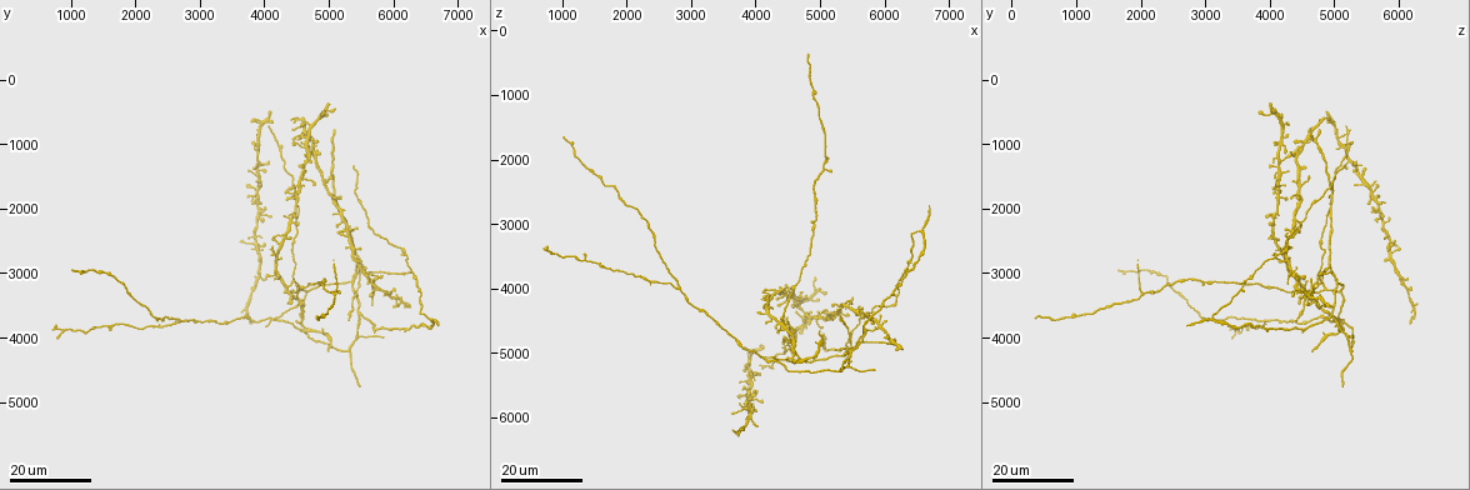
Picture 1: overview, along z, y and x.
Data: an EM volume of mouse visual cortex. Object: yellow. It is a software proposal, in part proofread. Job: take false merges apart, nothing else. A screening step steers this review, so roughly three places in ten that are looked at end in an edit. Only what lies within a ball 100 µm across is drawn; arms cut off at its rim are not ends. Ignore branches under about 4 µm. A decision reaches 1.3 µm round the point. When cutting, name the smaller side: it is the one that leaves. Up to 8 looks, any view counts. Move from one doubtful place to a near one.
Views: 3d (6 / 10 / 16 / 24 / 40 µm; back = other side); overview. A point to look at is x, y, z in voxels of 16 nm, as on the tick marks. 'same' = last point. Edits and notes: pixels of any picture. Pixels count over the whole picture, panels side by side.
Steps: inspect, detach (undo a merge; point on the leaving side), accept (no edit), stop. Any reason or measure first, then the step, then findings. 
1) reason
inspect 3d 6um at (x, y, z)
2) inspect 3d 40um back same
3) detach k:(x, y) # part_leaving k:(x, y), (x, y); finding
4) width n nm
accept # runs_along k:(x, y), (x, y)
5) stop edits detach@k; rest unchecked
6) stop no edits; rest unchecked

three arms meet
inspect 3d 16um at (5500, 3600, 5000)

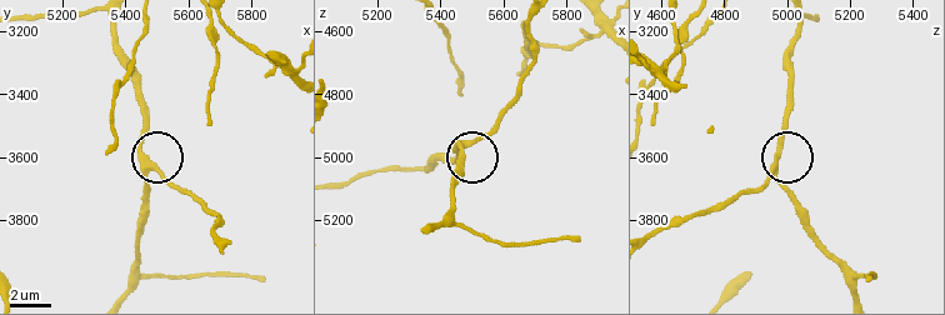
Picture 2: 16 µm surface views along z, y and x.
inspect 3d 6um at (5490, 3640, 4950)

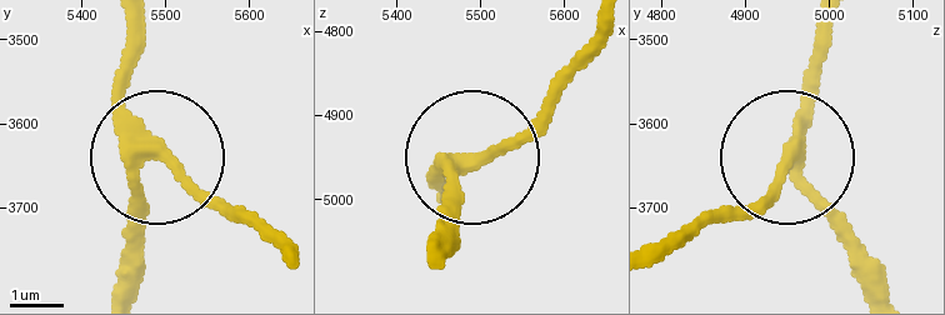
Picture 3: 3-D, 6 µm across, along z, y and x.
width 270 nm
accept # runs_along 3:(819, 21), (796, 169), (876, 259); one cell here

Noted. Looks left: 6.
four-way junction
inspect 3d 16um at (5900, 3300, 4600)

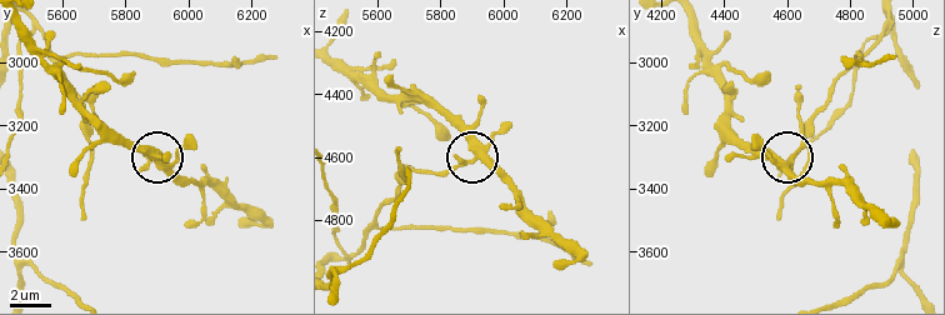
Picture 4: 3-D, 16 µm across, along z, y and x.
closer look
inspect 3d 6um at (5940, 3320, 4580)

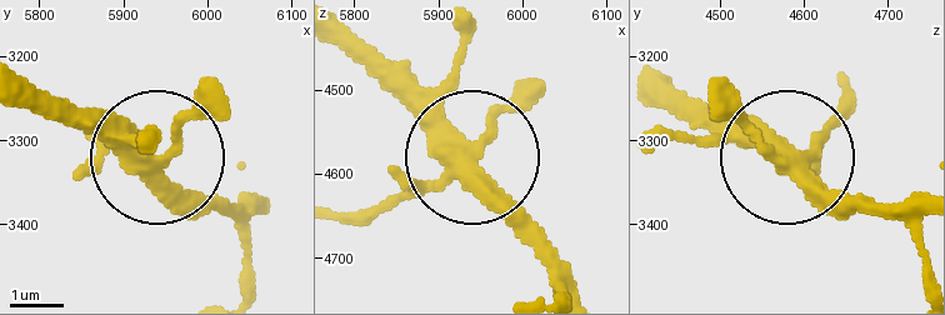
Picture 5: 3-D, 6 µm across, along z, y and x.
detach 5:(375, 209) # part_leaving 5:(440, 185), (338, 213); two cells meet here

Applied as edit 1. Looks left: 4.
looks like a crossing
inspect 3d 24um at (4100, 3700, 5100)

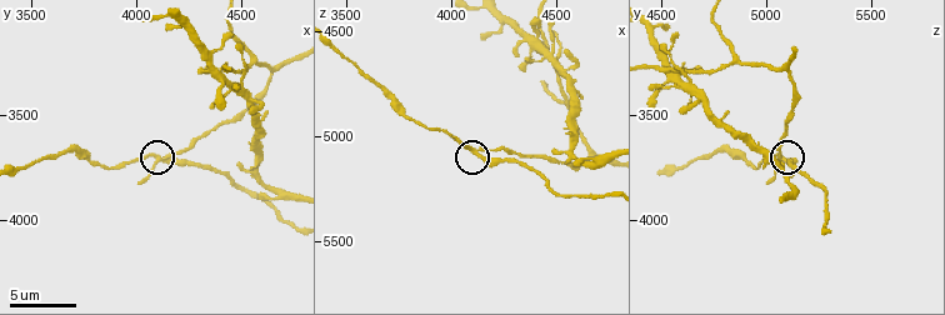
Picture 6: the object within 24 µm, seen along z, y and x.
inspect 3d 6um at (4140, 3710, 5080)

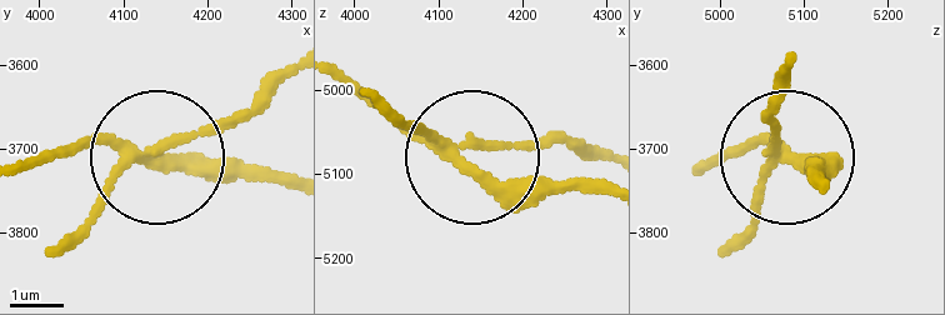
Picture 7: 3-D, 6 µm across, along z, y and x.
arms 4
accept # runs_along 7:(285, 70), (150, 159), (96, 141), (60, 150); continuous, no second cell

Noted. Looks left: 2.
four arms meet
inspect 3d 16um at (4440, 3290, 4540)

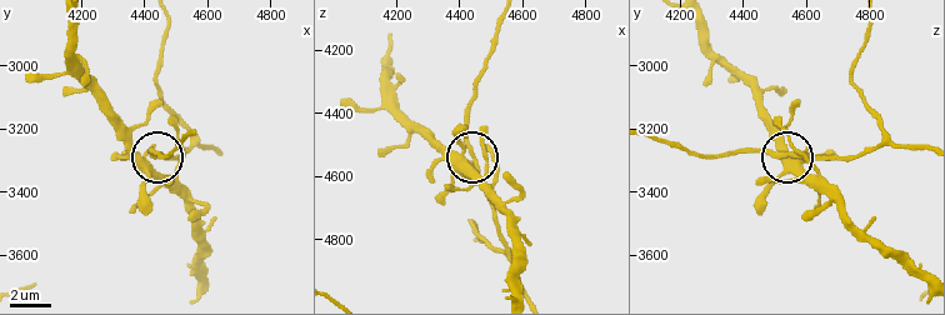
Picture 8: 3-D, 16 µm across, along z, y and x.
width 260 nm
accept # runs_along 8:(921, 149), (881, 145), (860, 155), (736, 150); one cell here

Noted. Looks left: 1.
stop edits detach@5; rest unchecked

